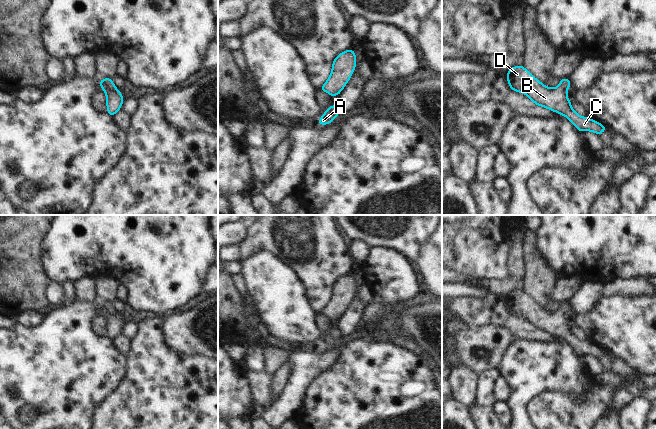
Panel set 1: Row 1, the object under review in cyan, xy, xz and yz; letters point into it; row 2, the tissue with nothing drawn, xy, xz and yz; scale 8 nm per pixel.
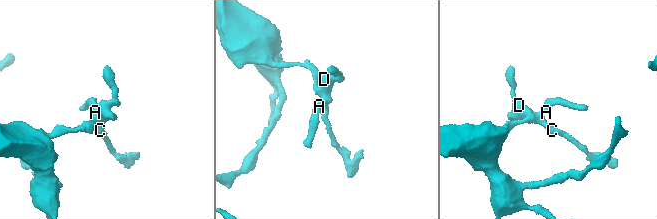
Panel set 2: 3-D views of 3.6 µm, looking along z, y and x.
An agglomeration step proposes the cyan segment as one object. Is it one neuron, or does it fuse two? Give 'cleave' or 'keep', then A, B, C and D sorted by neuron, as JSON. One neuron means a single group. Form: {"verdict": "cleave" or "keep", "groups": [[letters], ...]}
{"verdict": "keep", "groups": [["A", "B", "C", "D"]]}

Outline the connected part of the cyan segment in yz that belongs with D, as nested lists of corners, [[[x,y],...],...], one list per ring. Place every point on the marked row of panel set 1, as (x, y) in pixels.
[[[523,65],[513,66],[506,75],[511,90],[527,95],[538,106],[548,108],[567,117],[579,132],[592,131],[599,136],[606,131],[607,127],[603,124],[587,116],[581,117],[573,110],[566,92],[572,86],[568,77],[562,78],[558,87],[547,88],[530,74]]]

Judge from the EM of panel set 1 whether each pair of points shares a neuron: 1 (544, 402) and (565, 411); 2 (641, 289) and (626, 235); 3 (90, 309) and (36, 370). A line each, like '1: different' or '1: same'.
1: same
2: different
3: same

